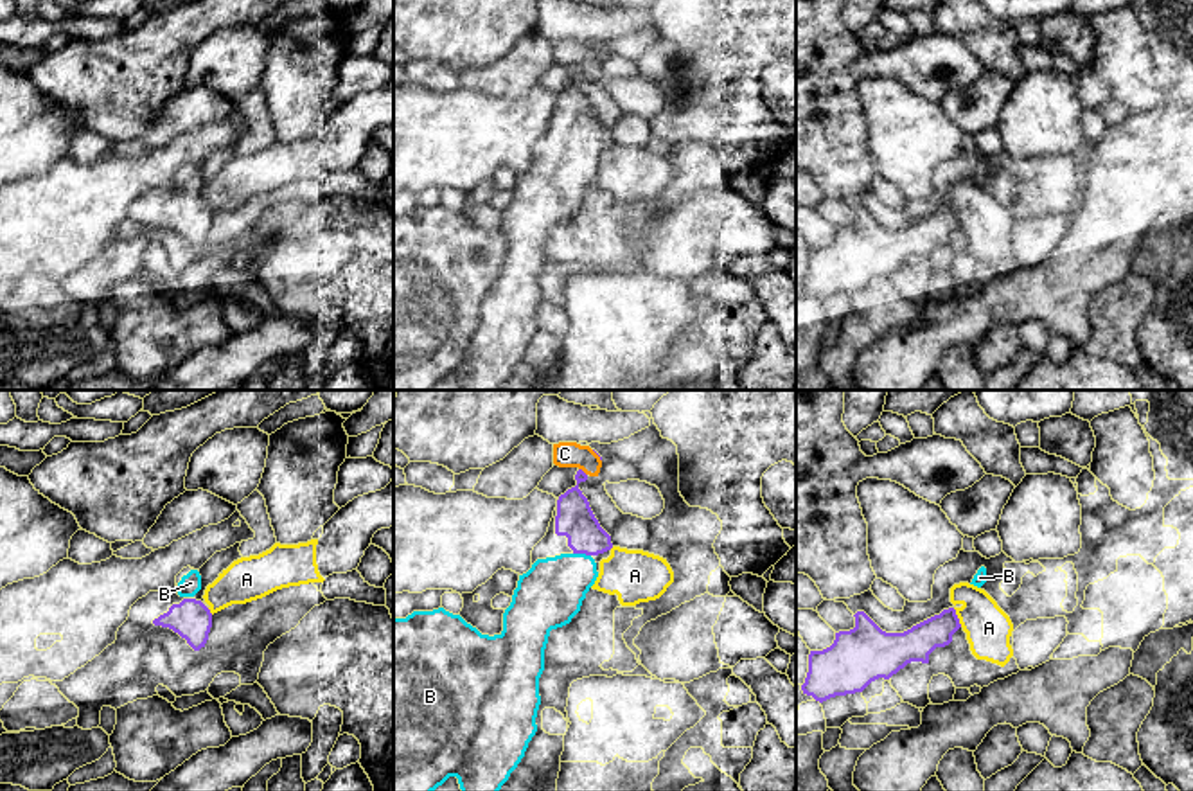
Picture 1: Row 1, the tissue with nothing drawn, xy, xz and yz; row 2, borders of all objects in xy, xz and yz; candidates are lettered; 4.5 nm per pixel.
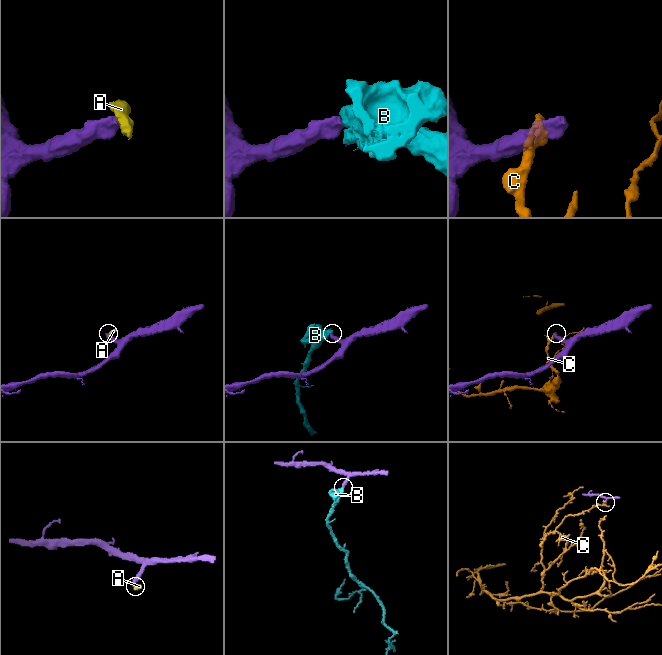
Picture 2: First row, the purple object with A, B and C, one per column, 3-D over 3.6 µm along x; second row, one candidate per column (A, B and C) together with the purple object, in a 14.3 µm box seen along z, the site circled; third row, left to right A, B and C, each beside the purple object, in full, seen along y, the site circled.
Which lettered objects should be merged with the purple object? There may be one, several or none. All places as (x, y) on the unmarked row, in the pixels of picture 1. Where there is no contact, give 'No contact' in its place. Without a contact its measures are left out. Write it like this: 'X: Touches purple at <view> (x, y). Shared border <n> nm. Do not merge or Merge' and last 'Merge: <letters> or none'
A: Touches purple at yz (956, 214). Shared border 100 nm. Do not merge
B: Touches purple at xz (583, 150). Shared border 80 nm. Merge
C: Touches purple at xz (583, 69). Shared border 50 nm. Do not merge
Merge: B

